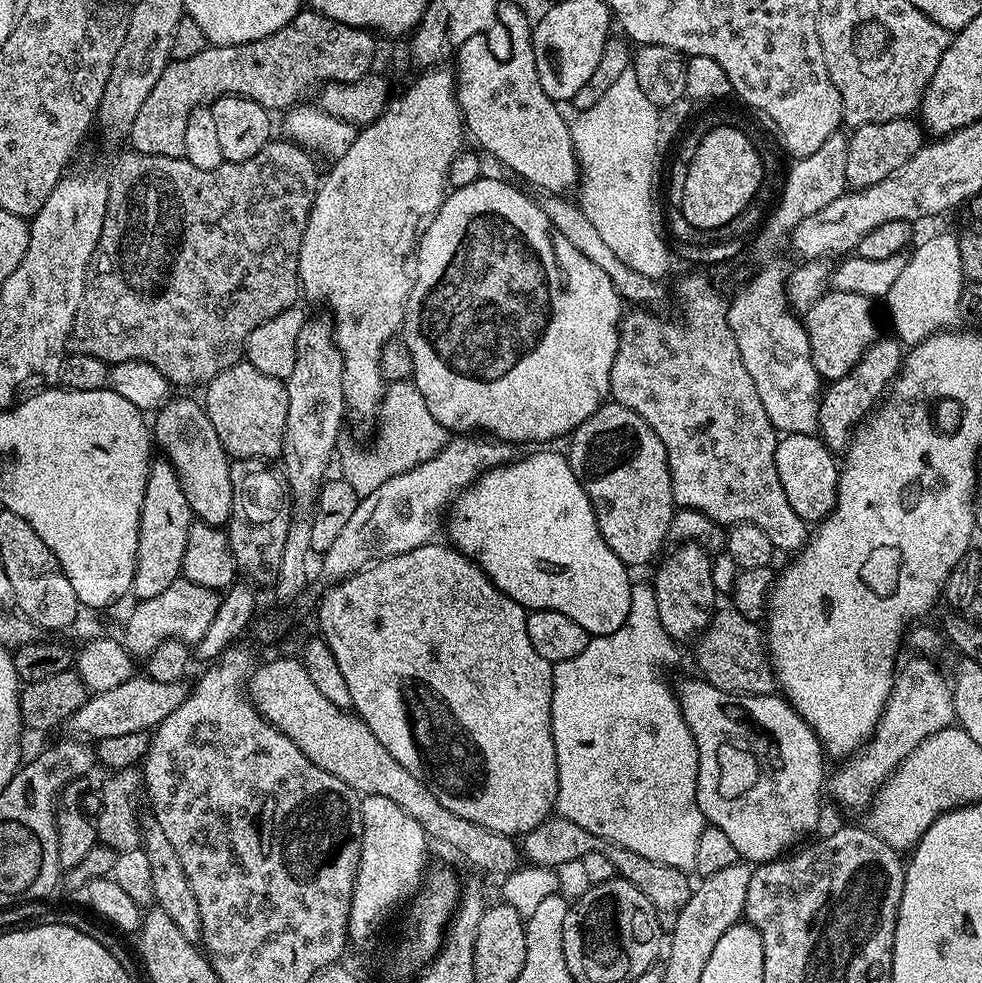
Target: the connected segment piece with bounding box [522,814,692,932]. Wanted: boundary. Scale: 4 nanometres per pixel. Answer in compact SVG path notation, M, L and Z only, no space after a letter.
M553 814L543 820L534 830L524 833L522 837L522 856L529 865L537 868L563 869L563 864L575 865L583 856L590 853L602 853L613 863L617 875L638 887L648 897L655 908L661 931L670 932L676 924L677 916L691 896L692 882L689 875L676 867L662 863L650 862L640 854L618 846L608 839L590 834L590 830L582 830L578 822L570 822L564 816Z

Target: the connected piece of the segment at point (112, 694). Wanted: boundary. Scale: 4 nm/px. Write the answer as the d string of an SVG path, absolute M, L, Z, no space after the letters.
M136 674L114 689L89 695L87 702L66 721L66 728L80 736L89 736L92 742L115 738L117 734L155 730L166 714L174 714L174 710L182 706L190 691L186 685L184 682L154 682L147 674Z

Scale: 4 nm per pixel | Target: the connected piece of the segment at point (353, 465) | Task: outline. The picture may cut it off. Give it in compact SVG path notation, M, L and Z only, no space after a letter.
M394 380L385 387L384 397L380 400L379 420L380 433L368 449L345 443L338 452L339 475L354 486L360 497L374 494L374 490L378 490L382 482L394 478L394 474L409 472L414 466L434 458L450 439L448 429L430 414L426 398L422 398L418 386L411 380Z

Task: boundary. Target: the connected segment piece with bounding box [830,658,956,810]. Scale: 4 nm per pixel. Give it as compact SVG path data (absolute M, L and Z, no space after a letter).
M916 658L908 665L901 667L895 673L892 689L888 695L888 701L884 707L882 718L878 726L872 732L872 738L862 747L857 748L851 756L841 759L836 768L836 773L831 773L830 786L832 782L832 796L844 808L862 808L867 809L872 802L877 790L881 784L885 784L888 777L892 775L894 769L915 750L923 740L930 738L930 734L938 734L938 730L953 727L956 719L954 702L952 701L952 685L949 677L944 676L931 664L931 659Z

